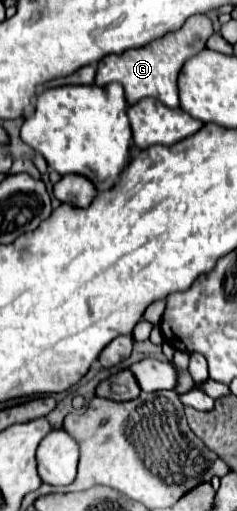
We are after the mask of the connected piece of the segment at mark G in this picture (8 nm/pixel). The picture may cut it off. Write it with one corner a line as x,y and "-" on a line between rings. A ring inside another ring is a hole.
192,16
186,20
186,24
176,30
176,32
168,32
162,38
156,38
154,42
142,46
142,48
132,48
132,50
124,50
122,54
108,54
98,62
98,70
96,70
96,84
98,86
106,86
110,82
120,82
124,86
124,94
128,104
136,104
140,98
152,96
158,98
160,102
164,102
170,108
178,106
178,72
184,66
184,62
198,54
198,50
202,50
206,46
206,40
214,34
212,28
212,20
208,16

